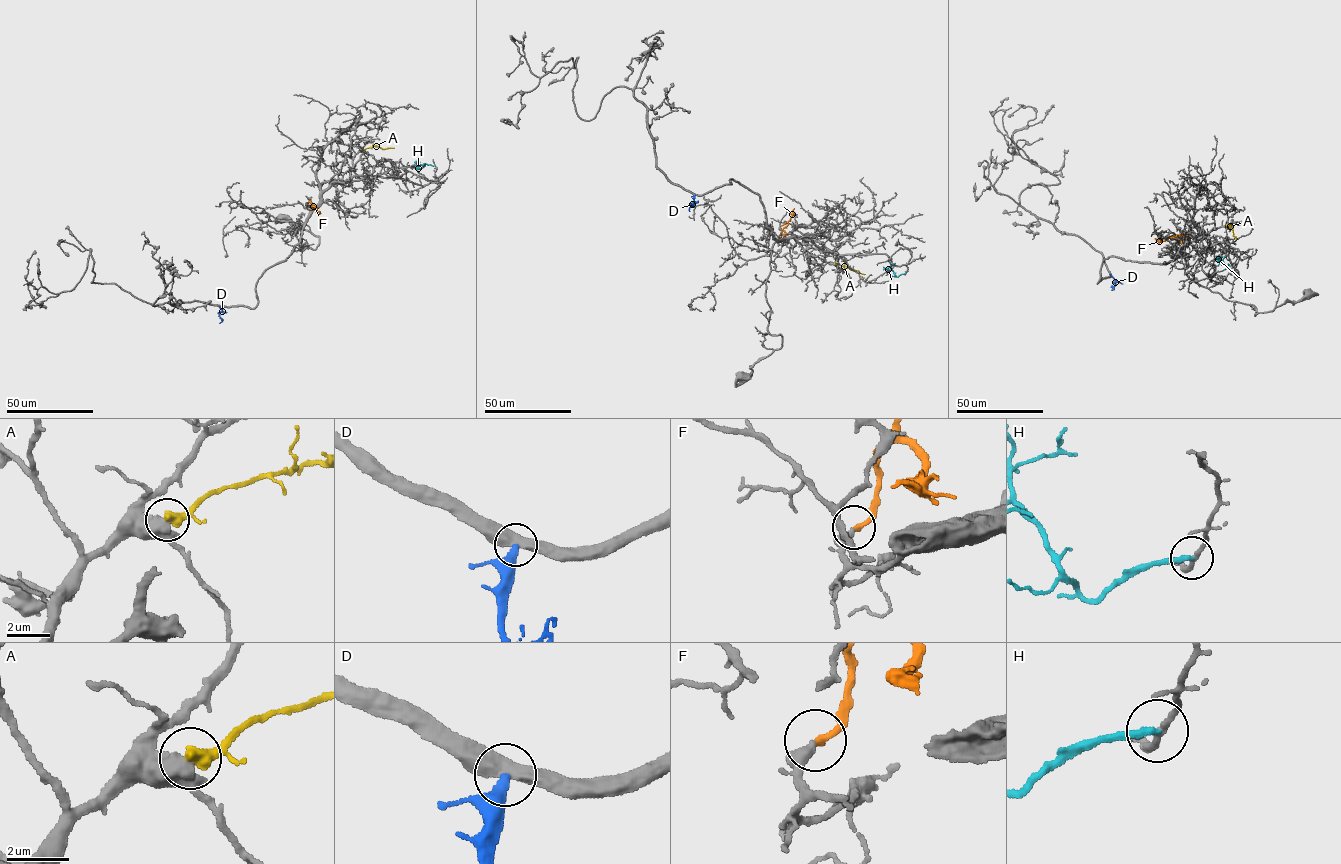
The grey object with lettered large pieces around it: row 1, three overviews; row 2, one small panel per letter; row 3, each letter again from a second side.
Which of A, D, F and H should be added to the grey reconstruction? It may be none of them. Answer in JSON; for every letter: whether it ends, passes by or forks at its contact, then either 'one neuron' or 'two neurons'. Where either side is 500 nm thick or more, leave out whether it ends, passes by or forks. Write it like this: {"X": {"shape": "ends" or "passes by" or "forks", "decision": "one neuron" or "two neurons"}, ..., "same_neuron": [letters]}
{"A": {"shape": "ends", "decision": "two neurons"}, "D": {"decision": "two neurons"}, "F": {"shape": "ends", "decision": "two neurons"}, "H": {"shape": "ends", "decision": "two neurons"}, "same_neuron": []}

